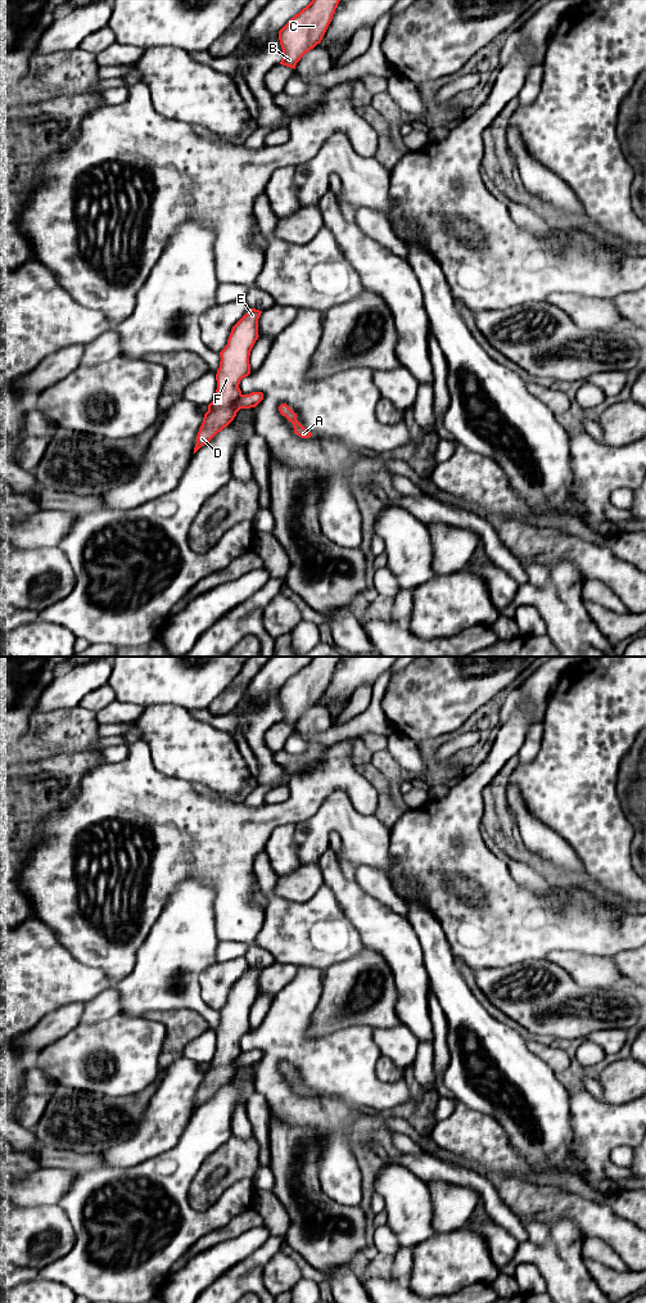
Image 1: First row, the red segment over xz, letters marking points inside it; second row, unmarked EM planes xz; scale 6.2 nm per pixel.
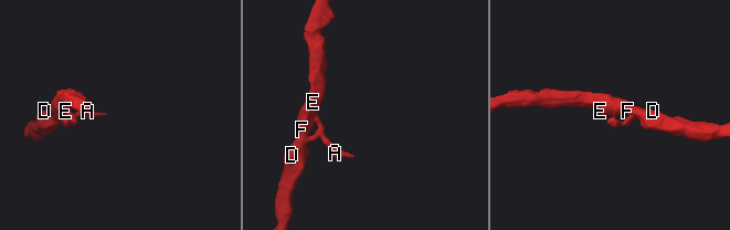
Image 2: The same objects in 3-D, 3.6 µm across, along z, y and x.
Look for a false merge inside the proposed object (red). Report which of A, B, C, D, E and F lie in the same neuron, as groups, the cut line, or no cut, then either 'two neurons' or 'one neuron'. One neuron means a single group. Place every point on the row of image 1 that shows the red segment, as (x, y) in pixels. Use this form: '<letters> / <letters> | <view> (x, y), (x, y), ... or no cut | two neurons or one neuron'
A / B C D E F | xz (242, 395), (234, 406), (235, 411) | two neurons

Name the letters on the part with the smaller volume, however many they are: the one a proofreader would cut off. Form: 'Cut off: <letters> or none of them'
Cut off: A

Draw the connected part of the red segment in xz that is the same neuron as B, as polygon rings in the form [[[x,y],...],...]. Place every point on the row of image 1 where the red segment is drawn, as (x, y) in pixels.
[[[312,0],[280,31],[280,64],[294,68],[301,58],[321,42],[340,0]]]

